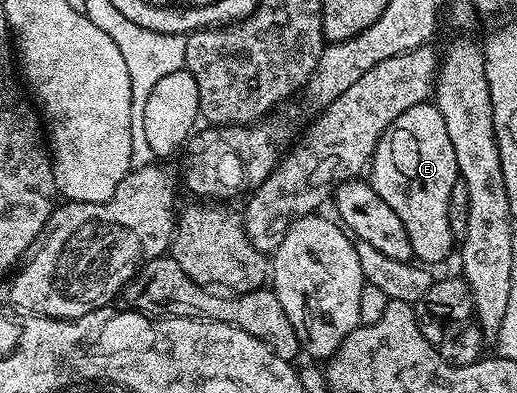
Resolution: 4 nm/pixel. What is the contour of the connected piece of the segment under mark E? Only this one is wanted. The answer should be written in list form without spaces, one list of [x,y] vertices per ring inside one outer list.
[[[424,101],[408,108],[382,133],[368,167],[368,181],[370,187],[384,200],[384,204],[388,204],[388,208],[400,216],[410,241],[411,255],[419,263],[442,262],[449,256],[453,246],[455,249],[456,235],[448,224],[448,196],[452,192],[452,184],[460,179],[456,152],[452,148],[452,140],[448,140],[448,128],[444,128],[444,116],[440,116],[437,106]]]

